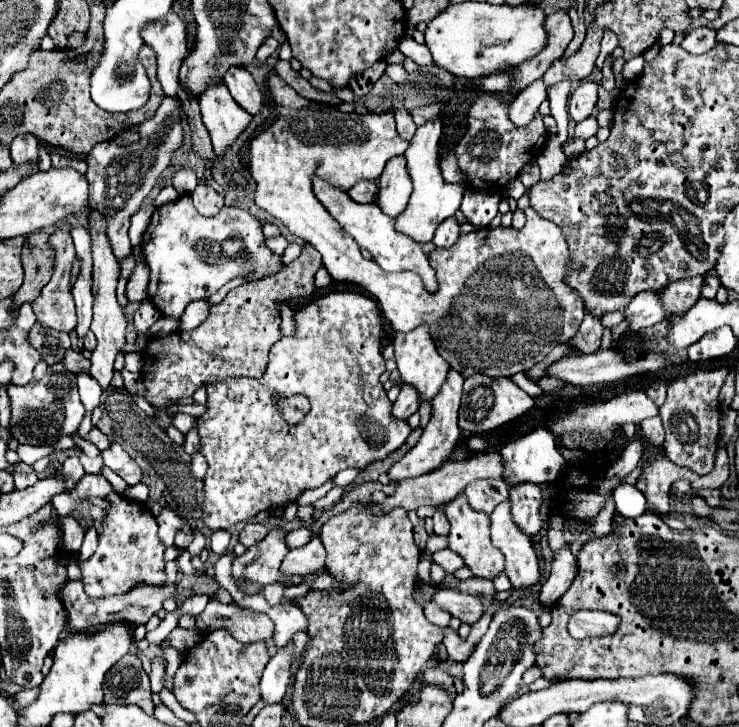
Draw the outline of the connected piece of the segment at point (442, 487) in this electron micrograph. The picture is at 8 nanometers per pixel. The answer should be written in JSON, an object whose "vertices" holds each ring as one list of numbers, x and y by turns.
{"vertices":[[496,451,476,453,470,459,460,461,460,463,450,463,448,461,448,463,444,463,442,467,438,467,436,471,432,471,428,475,404,479,404,481,400,481,396,493,390,495,384,503,380,503,380,509,382,511,388,511,392,507,404,507,406,511,412,511,412,509,418,509,422,505,430,505,430,507,444,505,444,503,452,501,468,483,472,483,476,479,486,479,486,477,504,479,504,461,500,459,500,453,496,453]]}

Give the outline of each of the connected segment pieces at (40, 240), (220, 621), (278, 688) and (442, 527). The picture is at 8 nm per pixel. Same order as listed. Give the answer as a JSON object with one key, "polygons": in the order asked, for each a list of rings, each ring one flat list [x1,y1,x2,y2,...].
{"polygons":[[[36,231,28,235,22,249,22,265,24,265,24,283,16,291,16,305,32,303,32,299,40,293,40,289,48,283,52,267,54,267,52,249,48,247,48,233]],[[210,597,206,609,196,617,196,627,200,631,214,631,226,627,240,643,254,643,272,637,274,623,266,613,240,607,238,603,220,603]],[[288,641,266,665,262,679,260,679,260,689,262,689,262,699,272,705,282,701,286,695,286,689,292,681,290,675,290,665,292,665,292,655,294,655,294,641]],[[436,509,436,513,432,515,434,519,434,533,436,535,448,535,448,519,444,515,442,509]]]}

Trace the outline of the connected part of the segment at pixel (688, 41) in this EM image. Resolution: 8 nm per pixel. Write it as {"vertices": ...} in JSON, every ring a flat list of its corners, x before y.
{"vertices":[[696,27,690,29,684,35,682,41,682,49,688,53,706,53,708,49,712,49,716,45,716,31,712,31,710,27]]}

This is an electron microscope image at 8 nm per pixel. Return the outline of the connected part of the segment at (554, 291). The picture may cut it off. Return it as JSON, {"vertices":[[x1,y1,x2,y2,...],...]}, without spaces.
{"vertices":[[274,73,268,75,268,91,276,105,276,121,250,141,250,173,258,183,254,197,256,205,280,219,290,229,290,233,314,245,320,251,322,263,326,265,334,281,364,287,378,301,384,317,392,323,394,331,406,333,420,323,428,323,440,355,450,363,450,367,466,377,476,373,486,373,490,377,510,377,518,371,526,371,544,361,544,357,554,349,556,343,566,343,576,335,584,317,584,303,580,295,576,295,576,291,572,291,572,287,564,283,564,271,572,267,572,261,568,259,568,245,560,233,560,227,556,227,552,221,542,219,534,209,526,209,526,225,522,229,500,225,482,227,478,231,460,235,456,247,436,247,428,253,428,261,436,271,438,289,434,293,424,291,424,283,418,275,412,275,410,271,388,273,376,261,364,259,358,243,350,239,350,235,336,223,336,219,332,219,312,193,314,175,326,179,342,191,348,191,360,179,376,181,384,171,384,165,392,157,402,155,408,147,408,143,396,133,394,113,344,113,338,107,328,107,326,103,316,103,300,97]]}

